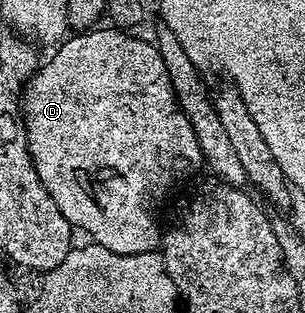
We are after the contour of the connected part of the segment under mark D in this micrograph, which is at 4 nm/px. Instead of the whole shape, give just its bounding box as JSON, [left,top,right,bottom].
[21,26,203,254]

